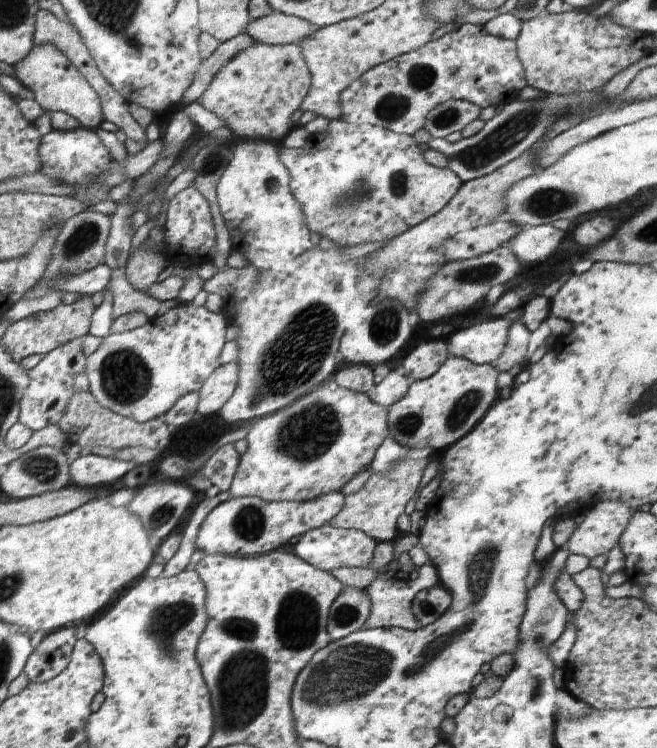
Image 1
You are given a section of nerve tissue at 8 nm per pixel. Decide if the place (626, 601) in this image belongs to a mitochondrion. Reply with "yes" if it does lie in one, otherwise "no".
no

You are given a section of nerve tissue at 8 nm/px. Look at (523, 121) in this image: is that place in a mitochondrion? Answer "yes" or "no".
yes

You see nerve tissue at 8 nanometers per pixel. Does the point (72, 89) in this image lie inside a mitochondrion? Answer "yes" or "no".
no

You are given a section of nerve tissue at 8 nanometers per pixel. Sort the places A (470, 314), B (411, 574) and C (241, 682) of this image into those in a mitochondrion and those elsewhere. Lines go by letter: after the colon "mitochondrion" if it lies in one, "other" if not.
A: other
B: other
C: mitochondrion

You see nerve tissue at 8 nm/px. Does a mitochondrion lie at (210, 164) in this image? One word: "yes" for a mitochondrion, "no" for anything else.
yes

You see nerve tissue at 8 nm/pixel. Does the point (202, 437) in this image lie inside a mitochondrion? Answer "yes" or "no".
no

